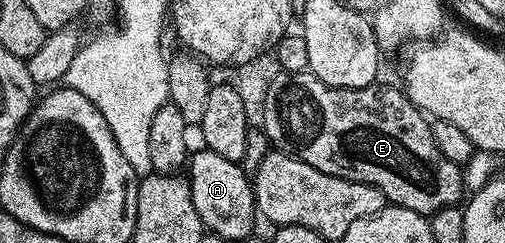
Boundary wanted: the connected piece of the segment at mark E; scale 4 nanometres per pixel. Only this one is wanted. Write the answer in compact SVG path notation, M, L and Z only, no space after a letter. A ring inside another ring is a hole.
M308 70L295 72L293 74L277 73L274 74L273 79L269 83L265 106L260 108L259 115L261 115L262 121L260 120L260 122L263 124L265 136L267 136L270 144L272 144L274 148L291 155L296 155L298 159L307 161L307 165L311 165L315 169L319 169L328 175L343 177L347 181L359 181L367 185L375 185L375 189L382 191L385 194L386 200L388 200L392 206L415 209L415 213L428 217L444 207L458 206L458 204L462 202L463 196L466 194L467 190L464 185L462 168L455 161L447 161L447 157L443 157L439 153L439 145L435 145L435 137L433 136L430 120L427 118L425 112L420 111L420 109L405 96L405 92L400 86L392 87L389 83L378 81L372 83L369 87L343 89L342 87L327 86L323 81L319 81L319 77L315 77Z

